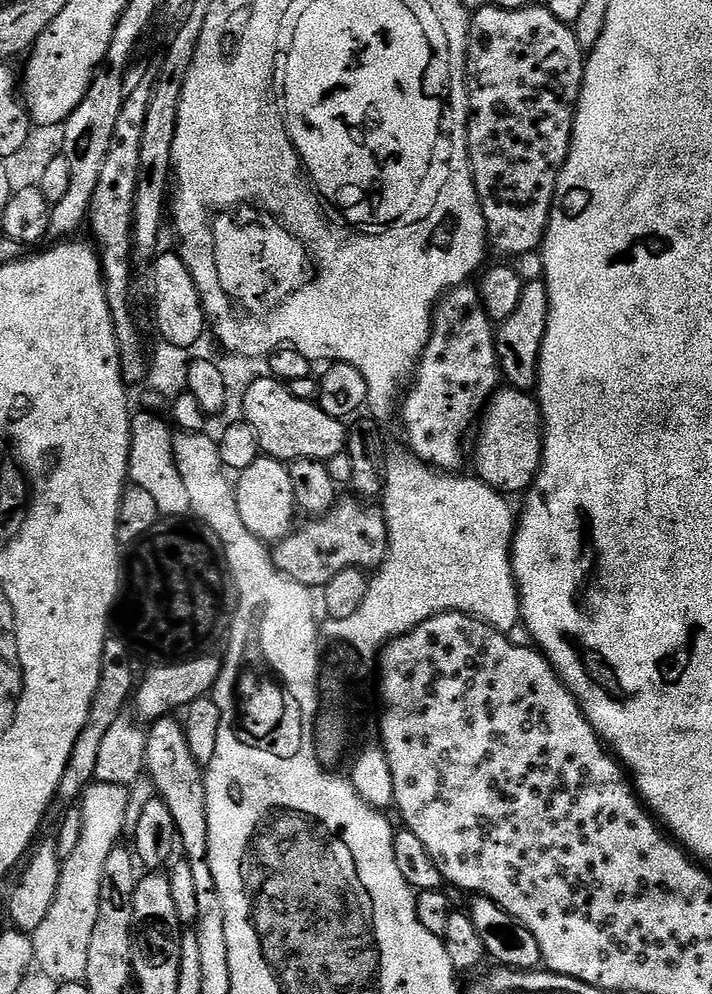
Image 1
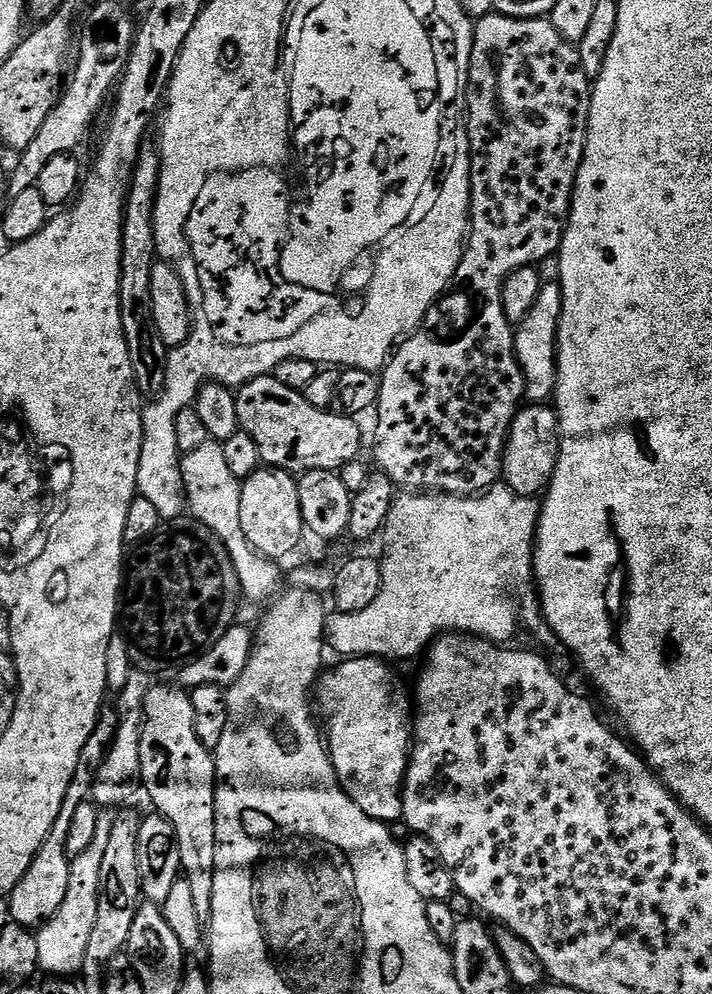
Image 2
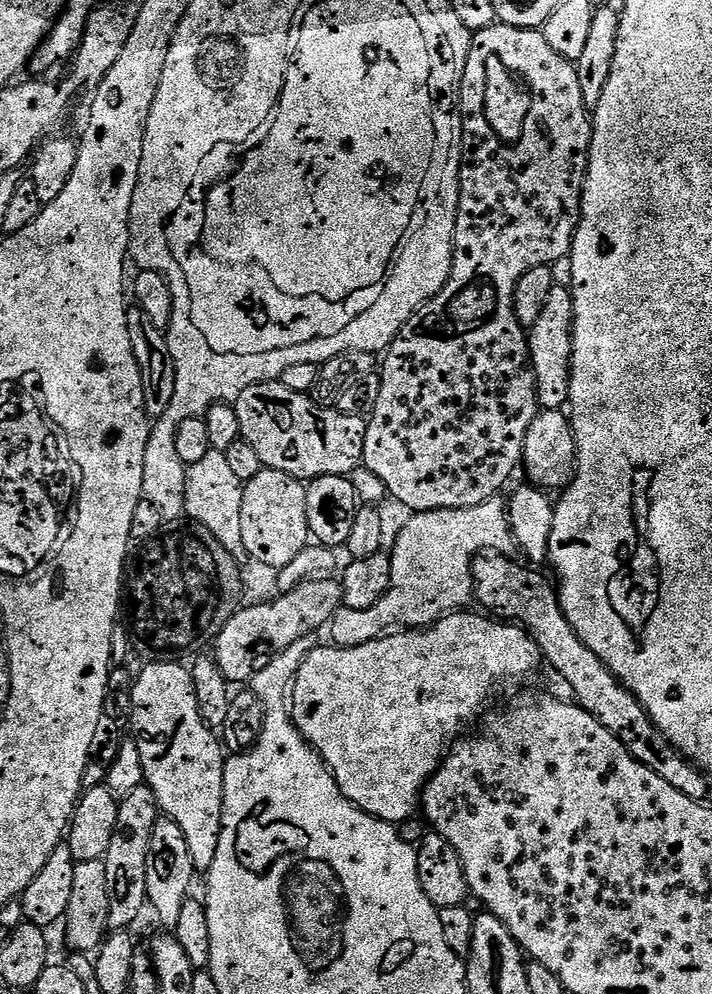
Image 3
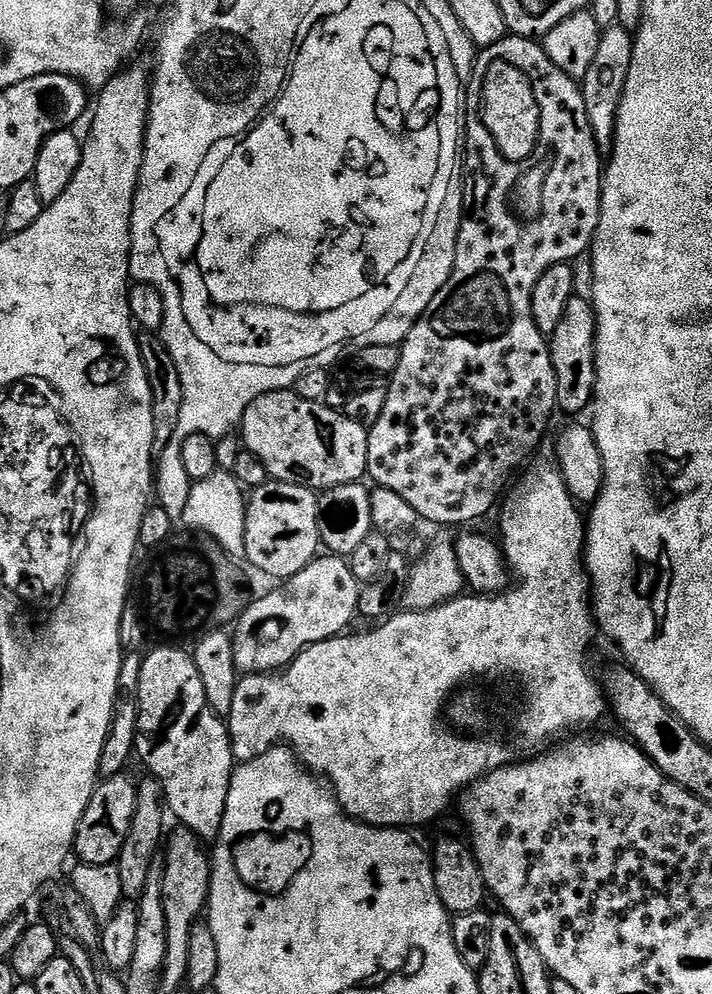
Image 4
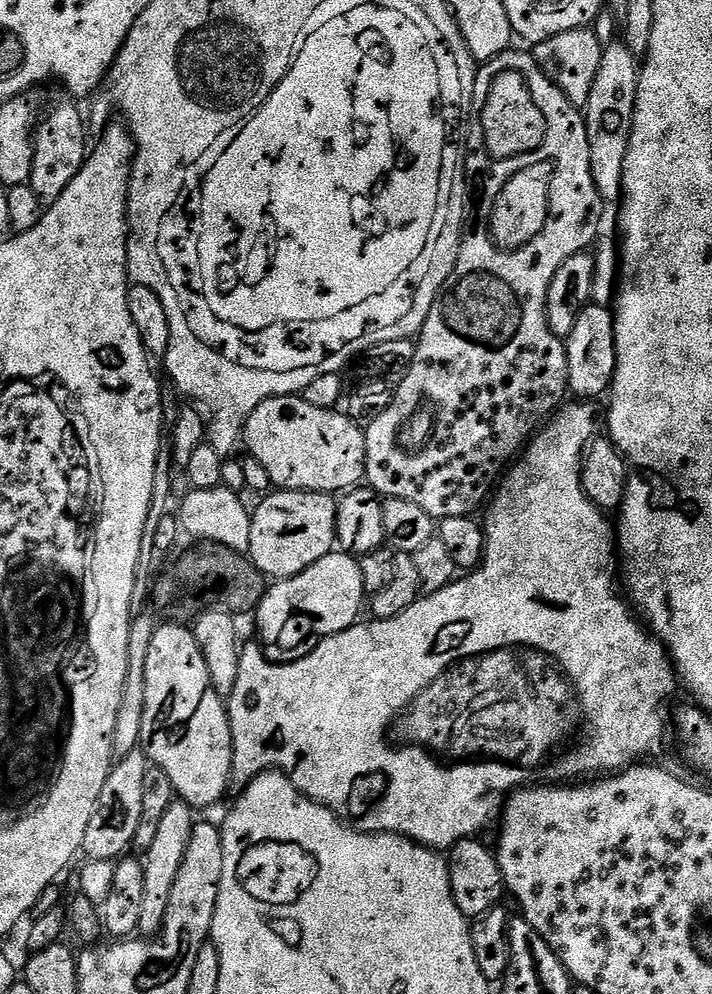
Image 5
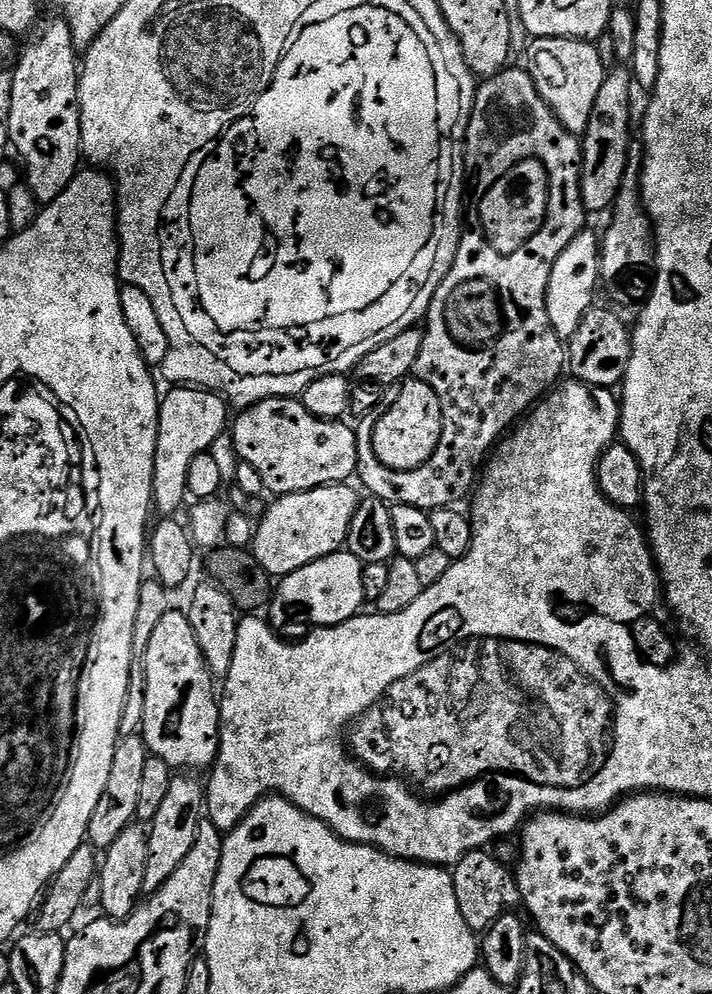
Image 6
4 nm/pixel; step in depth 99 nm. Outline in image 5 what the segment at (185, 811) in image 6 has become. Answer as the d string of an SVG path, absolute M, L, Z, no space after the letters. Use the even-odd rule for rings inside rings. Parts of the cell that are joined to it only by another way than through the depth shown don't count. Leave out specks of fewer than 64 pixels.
M172 802L165 807L162 818L156 821L158 831L154 834L154 842L150 842L150 846L142 856L144 877L142 878L142 918L139 926L141 933L156 934L164 927L170 890L174 890L174 878L178 878L178 870L192 833L194 823L192 816L194 816L194 809L189 804Z

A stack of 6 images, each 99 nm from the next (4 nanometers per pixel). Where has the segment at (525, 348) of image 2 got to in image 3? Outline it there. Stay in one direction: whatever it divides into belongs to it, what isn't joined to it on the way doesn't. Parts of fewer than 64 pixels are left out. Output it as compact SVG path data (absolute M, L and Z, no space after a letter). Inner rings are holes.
M553 287L541 316L530 328L528 338L528 347L532 351L532 368L536 371L536 391L540 394L541 409L563 409L572 395L572 323L574 320L571 291L567 287Z

